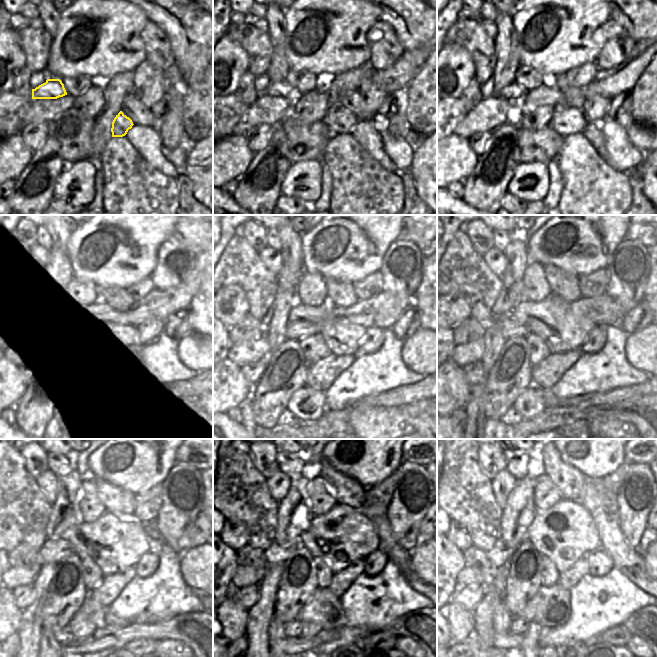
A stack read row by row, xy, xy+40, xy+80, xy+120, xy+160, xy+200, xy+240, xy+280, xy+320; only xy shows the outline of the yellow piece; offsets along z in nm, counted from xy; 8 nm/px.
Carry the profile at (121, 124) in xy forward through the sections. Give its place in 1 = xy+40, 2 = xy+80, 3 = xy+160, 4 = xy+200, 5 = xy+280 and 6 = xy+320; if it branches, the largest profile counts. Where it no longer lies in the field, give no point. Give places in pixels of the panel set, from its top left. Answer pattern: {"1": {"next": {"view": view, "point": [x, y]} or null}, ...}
{"1": {"next": {"view": "xy+40", "point": [342, 120]}}, "2": {"next": {"view": "xy+80", "point": [565, 120]}}, "3": {"next": {"view": "xy+160", "point": [342, 336]}}, "4": {"next": {"view": "xy+200", "point": [553, 319]}}, "5": {"next": {"view": "xy+280", "point": [344, 535]}}, "6": {"next": {"view": "xy+320", "point": [565, 532]}}}

